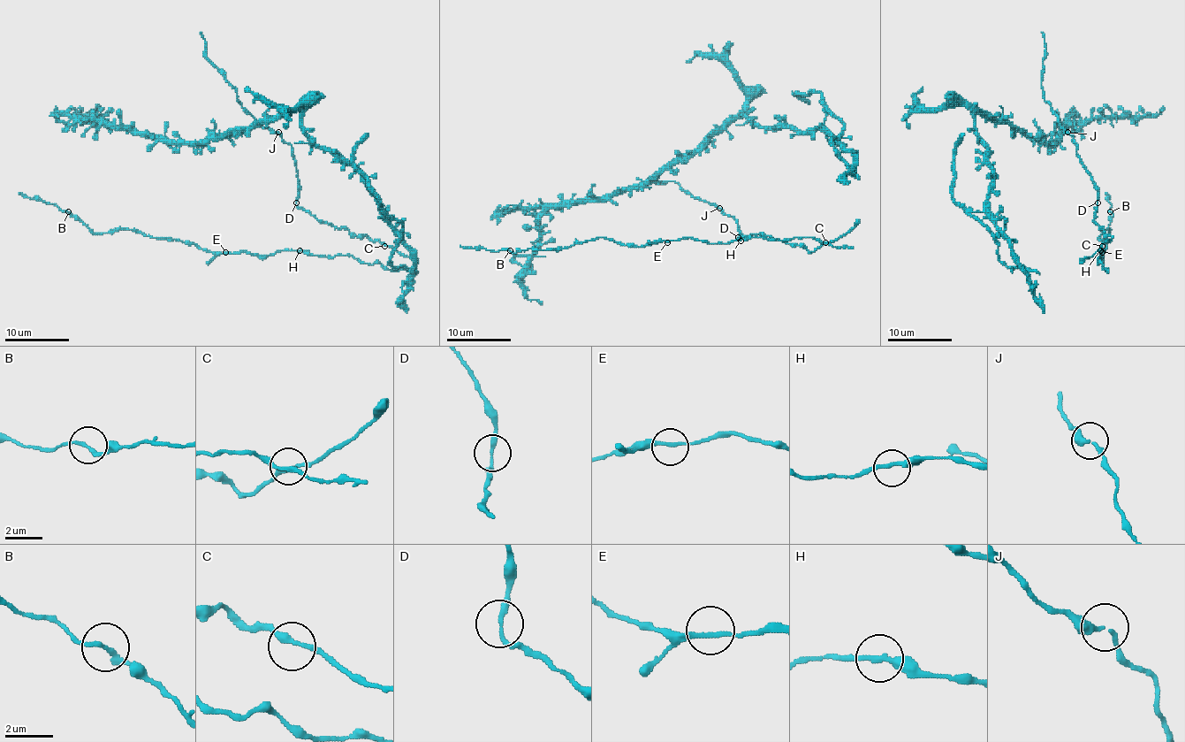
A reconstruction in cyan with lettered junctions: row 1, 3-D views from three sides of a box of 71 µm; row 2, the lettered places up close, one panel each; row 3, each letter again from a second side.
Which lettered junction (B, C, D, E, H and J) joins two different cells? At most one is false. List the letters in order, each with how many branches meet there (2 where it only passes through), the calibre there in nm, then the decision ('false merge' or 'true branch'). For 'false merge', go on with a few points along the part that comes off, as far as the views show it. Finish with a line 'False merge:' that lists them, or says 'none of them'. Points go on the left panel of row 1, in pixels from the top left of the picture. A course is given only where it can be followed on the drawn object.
B: branches 2; calibre 190 nm; true branch
C: branches 2; calibre 240 nm; true branch
D: branches 2; calibre 200 nm; true branch
E: branches 2; calibre 180 nm; true branch
H: branches 2; calibre 240 nm; true branch
J: branches 2; calibre 200 nm; true branch
False merge: none of them

